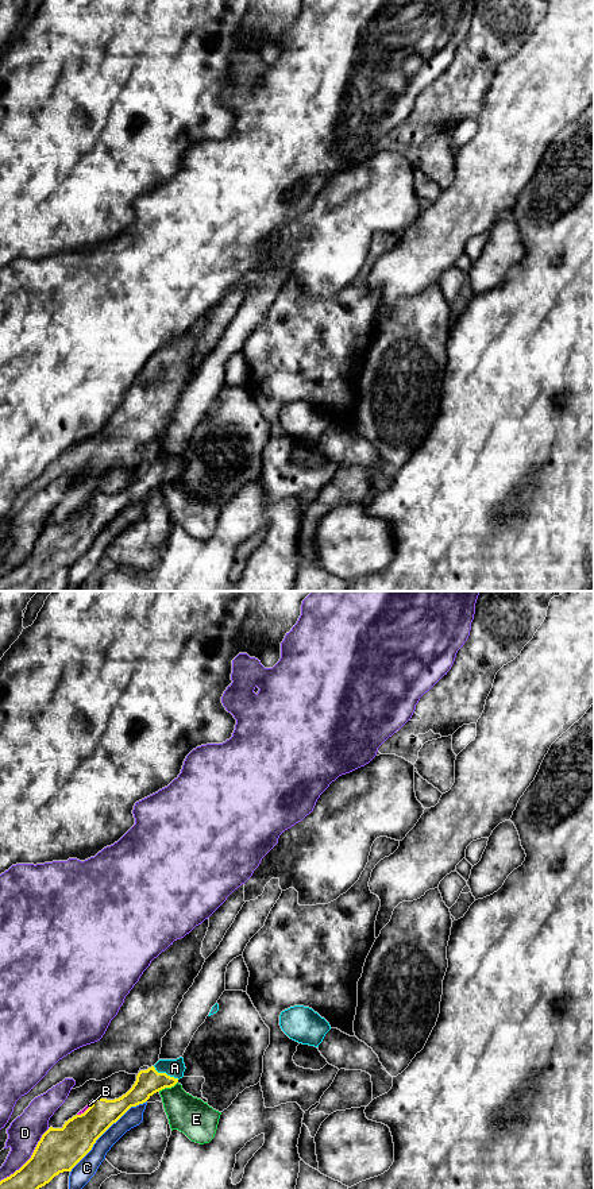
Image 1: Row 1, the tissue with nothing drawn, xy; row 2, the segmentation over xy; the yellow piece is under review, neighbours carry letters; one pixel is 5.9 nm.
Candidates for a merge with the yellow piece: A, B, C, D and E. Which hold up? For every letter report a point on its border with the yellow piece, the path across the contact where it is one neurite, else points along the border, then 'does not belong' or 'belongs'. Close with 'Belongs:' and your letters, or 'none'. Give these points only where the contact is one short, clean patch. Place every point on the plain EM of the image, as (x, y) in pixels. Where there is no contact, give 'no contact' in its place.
A: xy (165, 468) | across xy (149, 477), (165, 468), (174, 463) | belongs
B: xy (87, 505) | does not belong
C: xy (105, 525) | does not belong
D: xy (30, 554) | does not belong
E: xy (168, 482) | along xy (177, 477), (158, 486) | does not belong
Belongs: A

